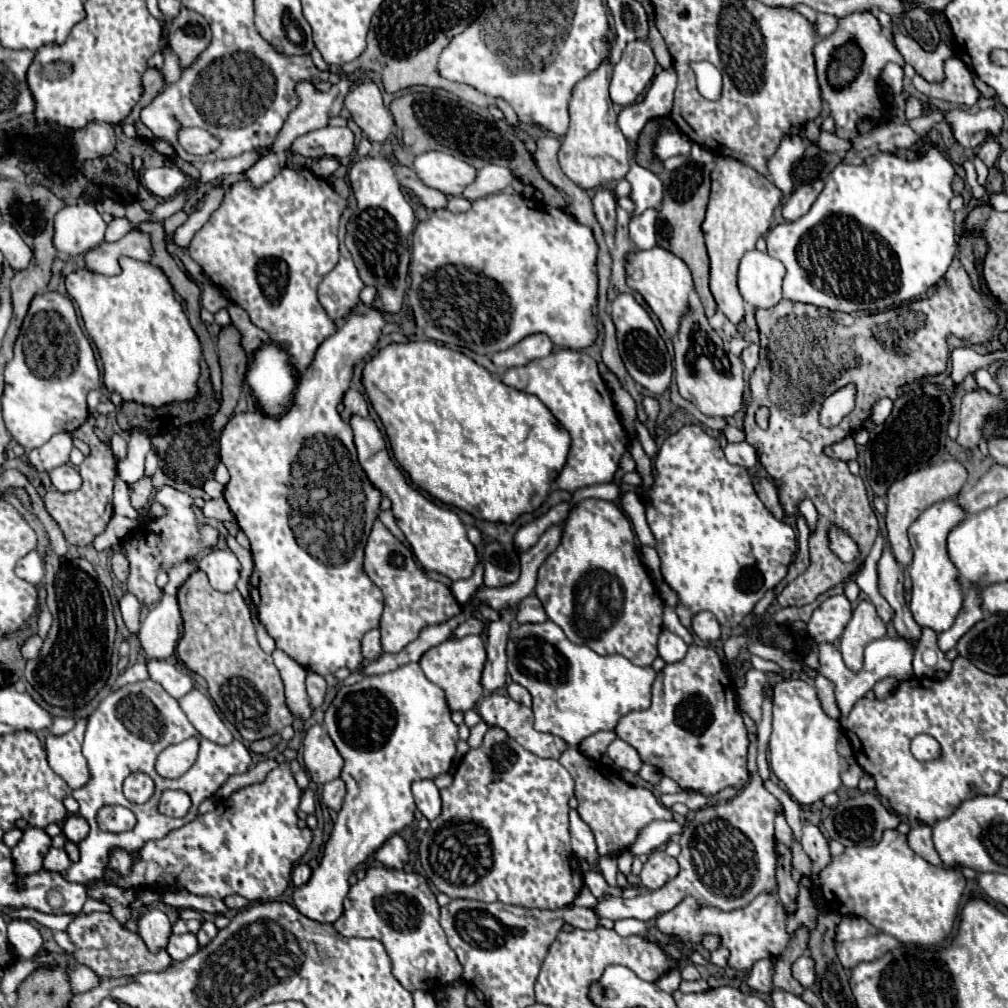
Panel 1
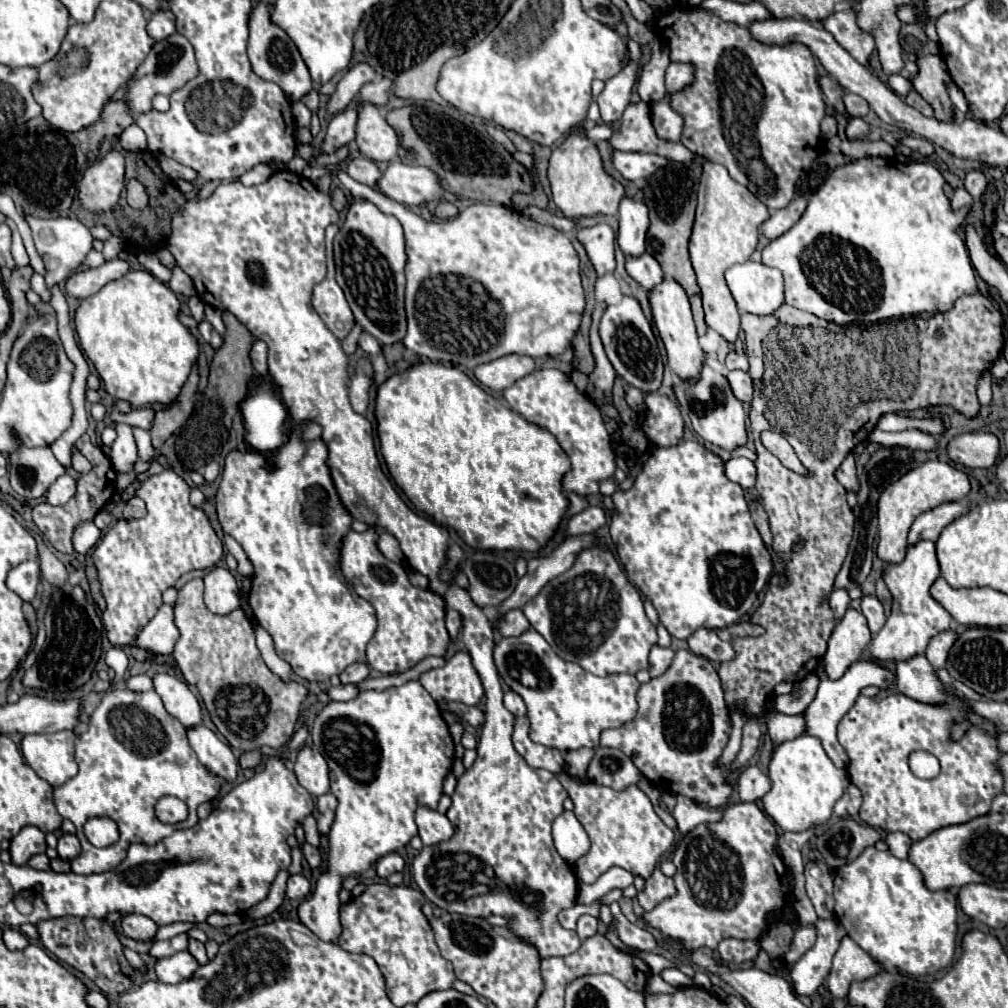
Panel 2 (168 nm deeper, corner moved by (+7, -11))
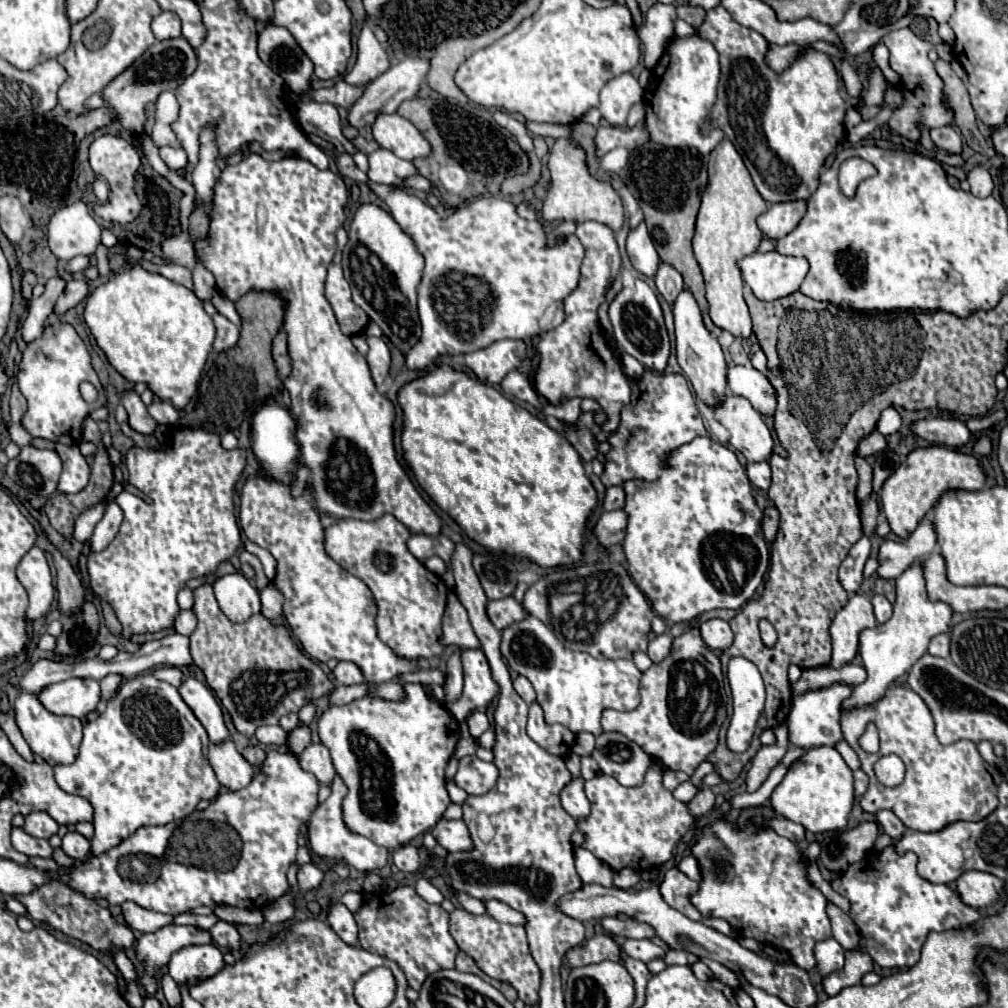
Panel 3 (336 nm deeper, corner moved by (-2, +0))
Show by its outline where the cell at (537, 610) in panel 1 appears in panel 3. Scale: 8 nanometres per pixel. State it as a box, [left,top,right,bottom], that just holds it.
[486,596,526,630]

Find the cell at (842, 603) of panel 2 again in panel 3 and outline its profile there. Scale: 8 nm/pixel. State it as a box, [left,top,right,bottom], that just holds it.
[840,534,870,594]

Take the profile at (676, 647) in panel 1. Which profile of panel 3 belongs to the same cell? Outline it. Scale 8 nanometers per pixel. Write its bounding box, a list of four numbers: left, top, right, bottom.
[648,634,672,662]

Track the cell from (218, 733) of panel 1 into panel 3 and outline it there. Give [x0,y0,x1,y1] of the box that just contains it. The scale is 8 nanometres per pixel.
[208,742,254,790]

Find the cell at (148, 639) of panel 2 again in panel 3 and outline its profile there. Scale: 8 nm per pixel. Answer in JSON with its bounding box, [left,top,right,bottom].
[174,610,196,636]

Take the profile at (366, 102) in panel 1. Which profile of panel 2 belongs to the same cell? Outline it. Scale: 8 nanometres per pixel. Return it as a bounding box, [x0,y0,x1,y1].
[355,103,397,161]

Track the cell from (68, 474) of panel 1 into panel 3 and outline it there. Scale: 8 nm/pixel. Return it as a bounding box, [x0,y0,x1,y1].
[56,444,90,494]

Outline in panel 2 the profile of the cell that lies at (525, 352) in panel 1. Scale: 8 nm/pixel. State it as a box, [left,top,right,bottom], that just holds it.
[475,355,537,389]

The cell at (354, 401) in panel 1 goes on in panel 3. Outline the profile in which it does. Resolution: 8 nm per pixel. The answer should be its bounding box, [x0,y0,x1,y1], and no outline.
[366,338,390,386]

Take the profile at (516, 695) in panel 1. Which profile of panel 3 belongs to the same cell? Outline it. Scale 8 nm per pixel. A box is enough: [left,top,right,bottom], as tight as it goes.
[514,676,536,704]

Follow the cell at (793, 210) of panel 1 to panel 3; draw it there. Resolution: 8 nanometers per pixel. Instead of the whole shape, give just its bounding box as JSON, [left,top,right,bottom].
[756,200,806,240]

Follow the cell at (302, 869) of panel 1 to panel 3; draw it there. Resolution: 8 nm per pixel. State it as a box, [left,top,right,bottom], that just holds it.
[298,864,324,892]

